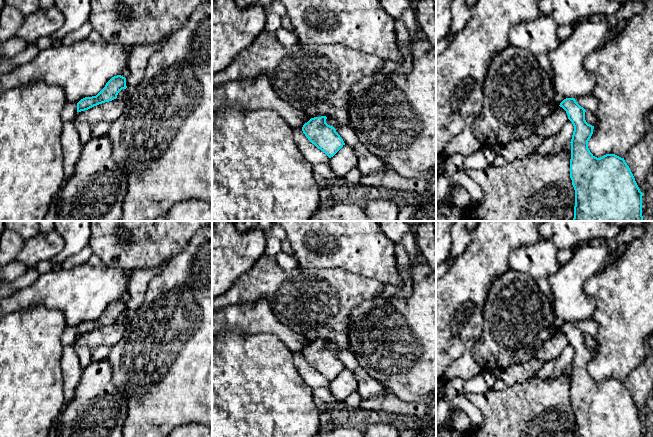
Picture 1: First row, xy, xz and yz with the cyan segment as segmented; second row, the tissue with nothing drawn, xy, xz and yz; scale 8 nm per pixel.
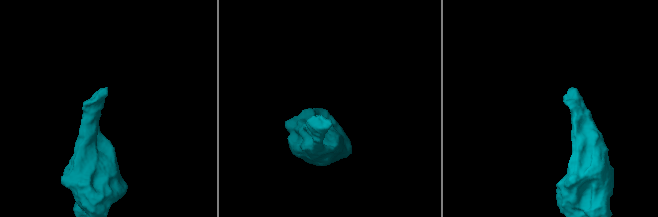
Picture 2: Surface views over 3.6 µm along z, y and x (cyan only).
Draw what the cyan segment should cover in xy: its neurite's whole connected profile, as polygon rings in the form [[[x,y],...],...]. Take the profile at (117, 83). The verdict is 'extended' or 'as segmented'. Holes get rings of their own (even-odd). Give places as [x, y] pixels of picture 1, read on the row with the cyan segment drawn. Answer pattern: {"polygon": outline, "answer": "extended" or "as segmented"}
{"polygon": [[[127,67],[121,73],[112,77],[105,85],[105,87],[96,95],[92,97],[85,97],[77,103],[77,112],[88,110],[99,104],[112,101],[117,98],[118,93],[122,89],[126,89],[126,77],[130,74]]], "answer": "extended"}

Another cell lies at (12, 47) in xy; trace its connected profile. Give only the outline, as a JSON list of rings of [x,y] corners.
[[[14,36],[13,38],[0,43],[0,55],[3,57],[14,57],[22,52],[27,45],[28,44],[24,40]]]

